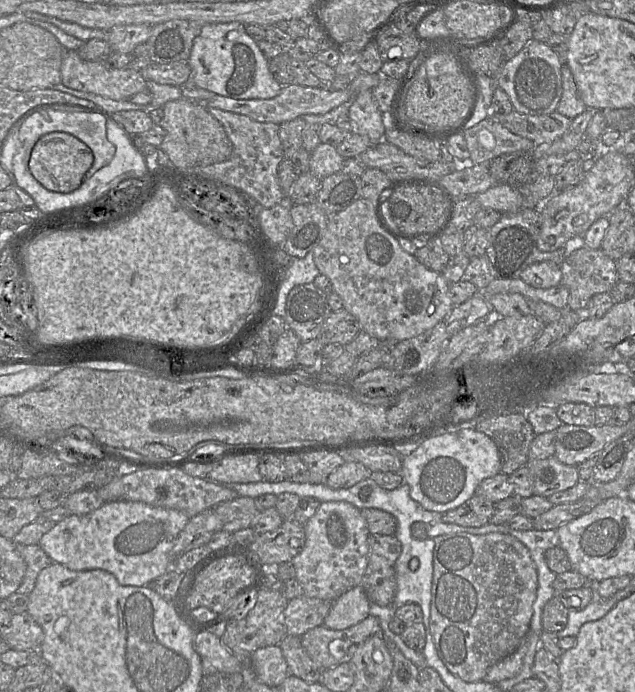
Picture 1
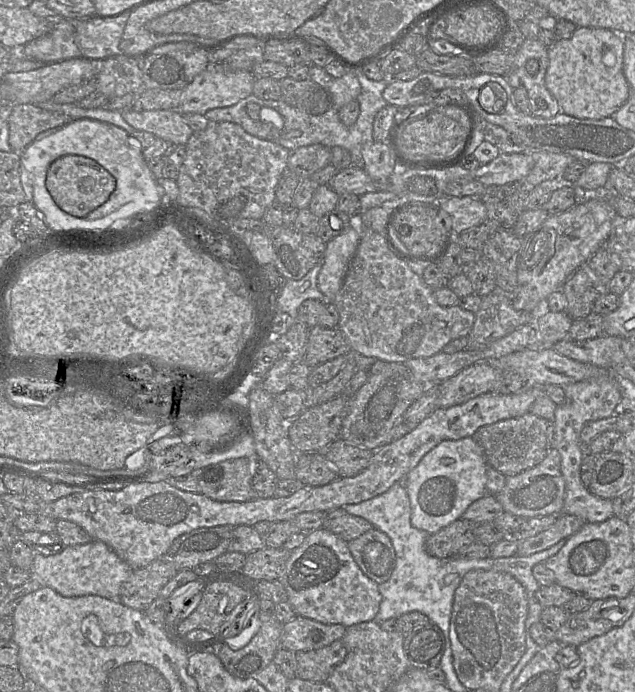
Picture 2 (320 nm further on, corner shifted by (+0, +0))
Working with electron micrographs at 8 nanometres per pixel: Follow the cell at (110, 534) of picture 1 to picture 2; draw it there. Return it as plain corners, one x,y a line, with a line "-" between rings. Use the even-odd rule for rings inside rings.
92,540
83,545
65,546
60,552
45,556
34,553
32,577
65,597
96,595
118,599
120,587
133,569
121,560
104,542

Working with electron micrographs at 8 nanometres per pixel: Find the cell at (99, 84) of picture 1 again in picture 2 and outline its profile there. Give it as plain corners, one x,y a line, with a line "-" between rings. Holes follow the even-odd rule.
130,109
121,114
135,130
150,132
175,145
185,146
194,133
178,110
138,112

